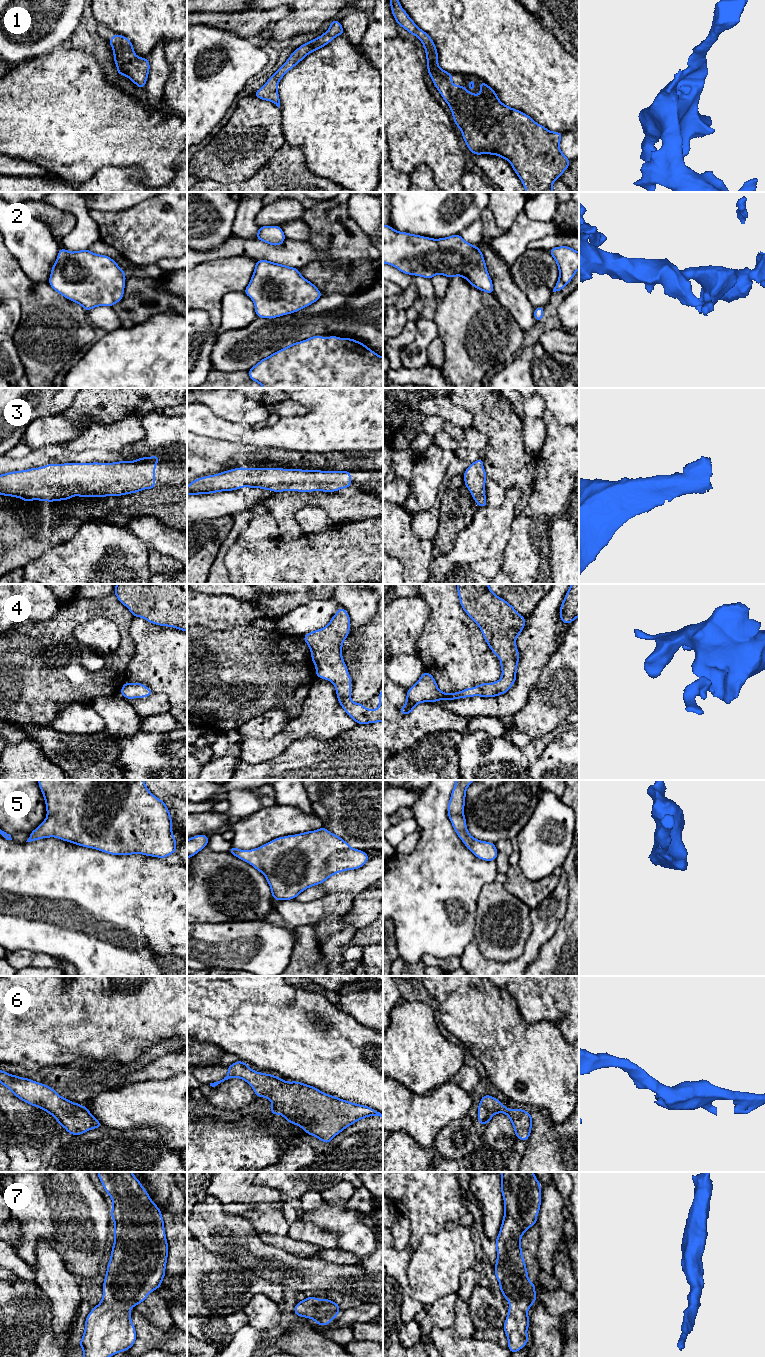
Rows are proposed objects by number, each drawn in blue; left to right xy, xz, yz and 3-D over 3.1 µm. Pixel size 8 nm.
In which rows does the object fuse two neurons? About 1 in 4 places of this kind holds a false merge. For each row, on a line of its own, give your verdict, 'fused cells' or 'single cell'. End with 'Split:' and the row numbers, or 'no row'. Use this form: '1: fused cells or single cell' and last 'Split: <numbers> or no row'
1: single cell
2: single cell
3: single cell
4: single cell
5: single cell
6: single cell
7: single cell
Split: no row

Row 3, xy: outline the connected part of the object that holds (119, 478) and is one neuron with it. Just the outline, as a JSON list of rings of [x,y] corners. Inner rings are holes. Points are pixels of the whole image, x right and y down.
[[[159,456],[114,463],[49,464],[0,475],[0,494],[31,500],[61,501],[73,496],[105,497],[155,488]]]

